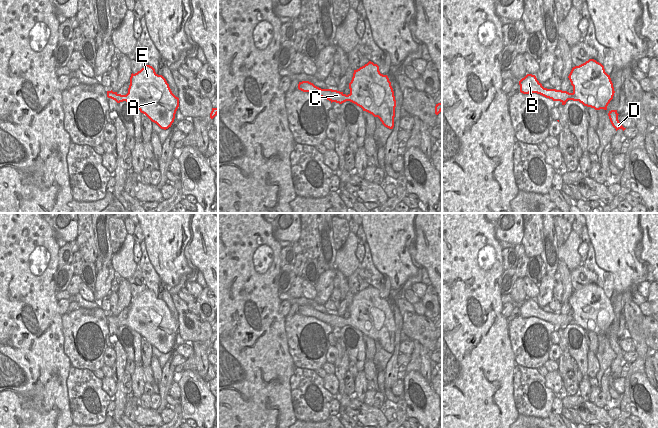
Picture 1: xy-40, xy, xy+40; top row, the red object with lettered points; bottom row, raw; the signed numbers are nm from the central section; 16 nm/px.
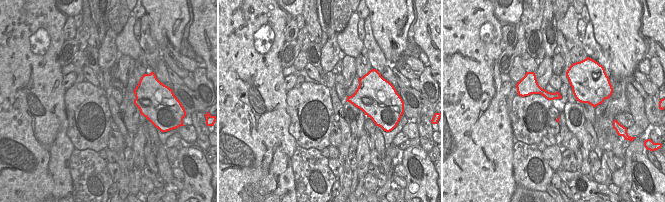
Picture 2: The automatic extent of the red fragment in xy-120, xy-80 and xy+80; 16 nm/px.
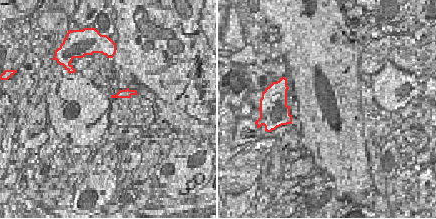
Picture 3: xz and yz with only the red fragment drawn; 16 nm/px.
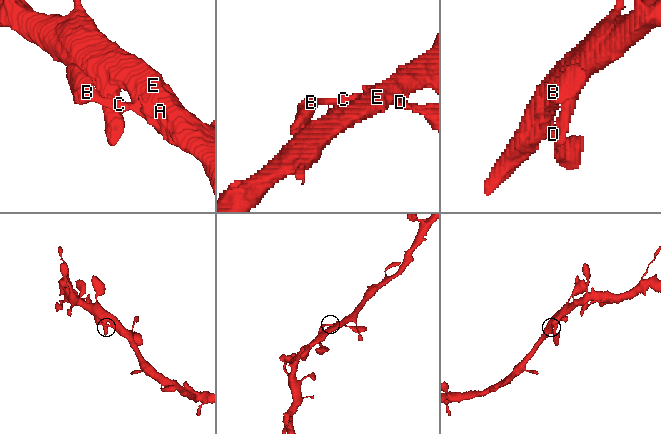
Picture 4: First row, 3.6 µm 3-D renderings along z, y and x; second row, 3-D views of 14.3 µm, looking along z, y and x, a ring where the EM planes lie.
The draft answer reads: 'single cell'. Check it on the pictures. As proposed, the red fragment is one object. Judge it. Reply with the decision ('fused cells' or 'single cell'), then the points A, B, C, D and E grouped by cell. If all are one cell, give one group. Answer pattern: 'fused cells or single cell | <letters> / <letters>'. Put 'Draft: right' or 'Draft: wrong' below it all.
single cell | A B C D E
Draft: right

